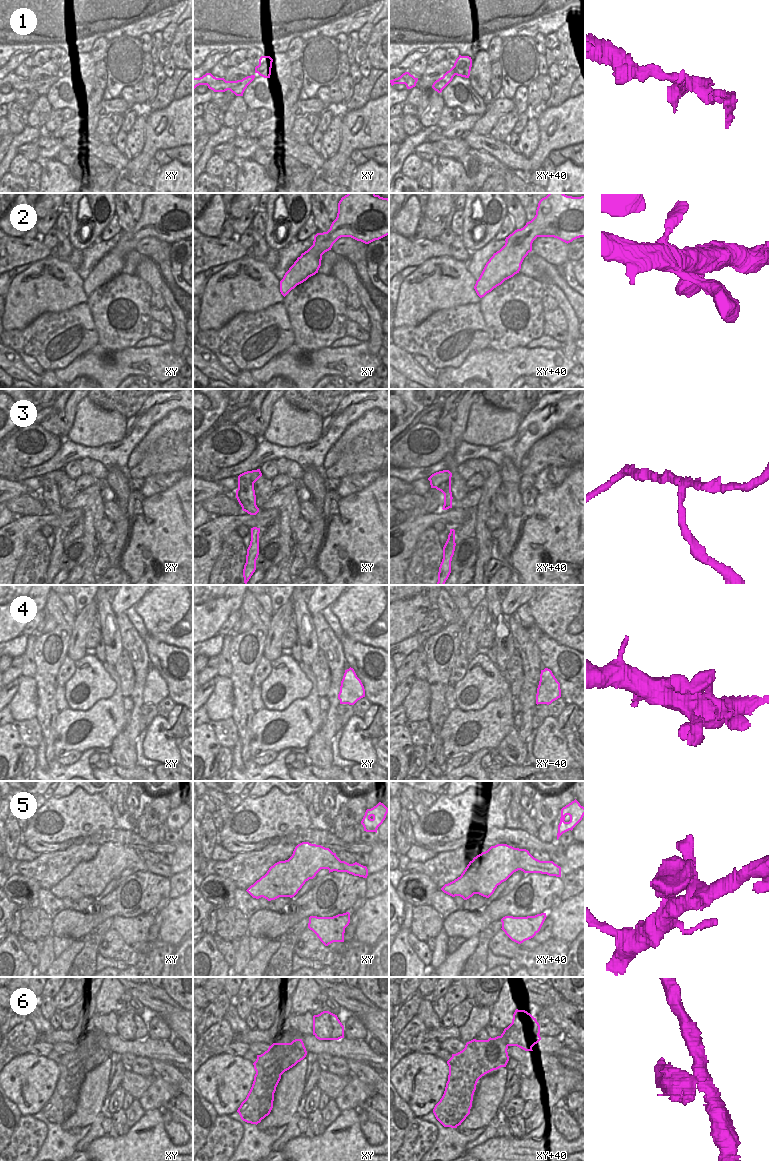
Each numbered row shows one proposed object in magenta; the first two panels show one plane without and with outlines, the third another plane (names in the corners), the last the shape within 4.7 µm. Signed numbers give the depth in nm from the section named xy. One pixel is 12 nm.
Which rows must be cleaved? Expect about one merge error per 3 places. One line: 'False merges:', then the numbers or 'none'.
False merges: 1, 3, 4

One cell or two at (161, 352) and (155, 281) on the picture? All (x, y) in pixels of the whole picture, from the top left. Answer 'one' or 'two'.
two

